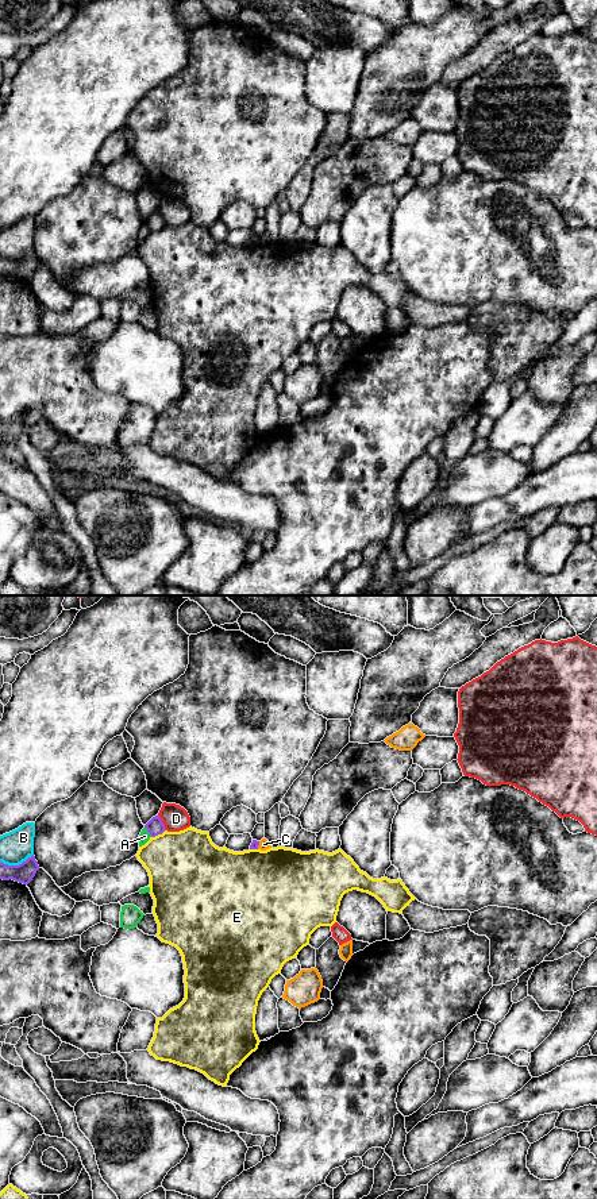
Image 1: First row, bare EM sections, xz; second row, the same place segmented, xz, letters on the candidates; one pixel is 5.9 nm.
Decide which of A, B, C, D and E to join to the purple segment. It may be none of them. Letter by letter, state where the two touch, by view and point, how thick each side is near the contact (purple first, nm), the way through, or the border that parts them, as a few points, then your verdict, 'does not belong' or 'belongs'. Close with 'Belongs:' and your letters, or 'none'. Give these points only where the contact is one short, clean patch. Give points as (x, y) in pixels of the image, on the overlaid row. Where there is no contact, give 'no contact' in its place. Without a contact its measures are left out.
A: xz (147, 831) | 100/70 nm | does not belong
B: xz (16, 866) | 120/190 nm | does not belong
C: xz (258, 844) | 50/60 nm | along xz (260, 841), (257, 848) | does not belong
D: xz (162, 822) | 100/150 nm | does not belong
E: xz (158, 833) | 100/420 nm | does not belong
Belongs: none

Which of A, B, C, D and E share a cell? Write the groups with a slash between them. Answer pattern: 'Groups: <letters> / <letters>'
Groups: A / B / C / D / E

